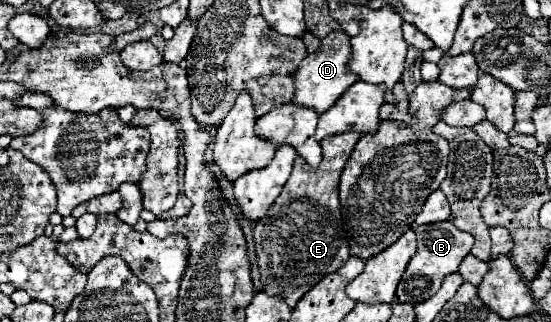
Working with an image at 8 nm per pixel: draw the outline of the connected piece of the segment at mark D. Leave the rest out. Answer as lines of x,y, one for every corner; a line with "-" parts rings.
337,29
337,31
331,31
327,37
323,37
321,47
315,53
307,55
307,59
303,63
299,63
299,69
295,73
297,77
295,77
293,103
313,107
319,113
327,111
347,91
347,87
351,87
357,81
357,75
353,75
353,71
349,71
351,53
353,53
351,37
345,35
345,31

